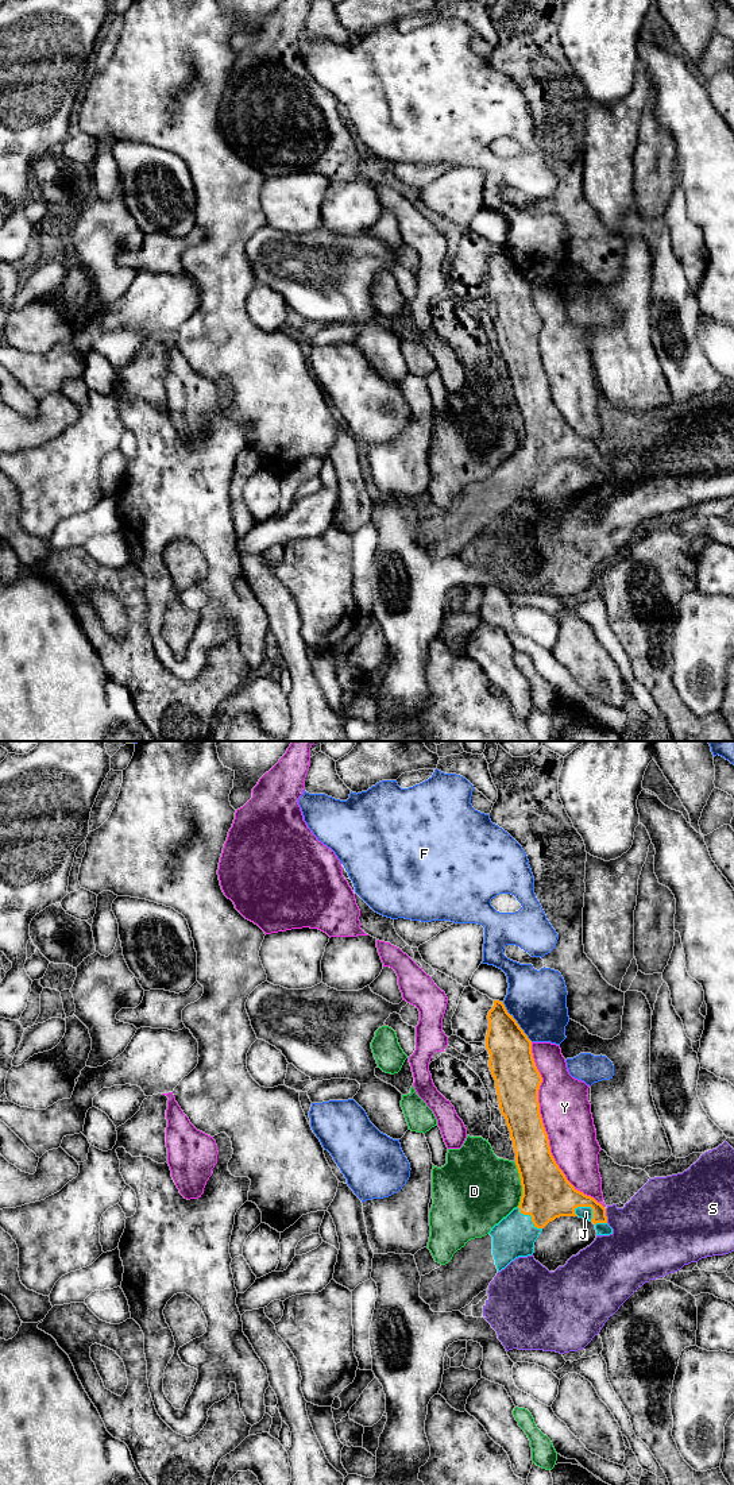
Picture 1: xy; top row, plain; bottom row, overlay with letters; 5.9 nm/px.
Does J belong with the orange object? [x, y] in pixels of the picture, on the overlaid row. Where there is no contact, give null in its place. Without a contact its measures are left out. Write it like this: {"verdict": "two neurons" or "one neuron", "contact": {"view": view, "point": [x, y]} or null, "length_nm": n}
{"verdict": "one neuron", "contact": {"view": "xy", "point": [588, 1206]}, "length_nm": 130}

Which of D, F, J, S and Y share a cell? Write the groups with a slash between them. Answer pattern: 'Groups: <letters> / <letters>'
Groups: D / F / J / S / Y

